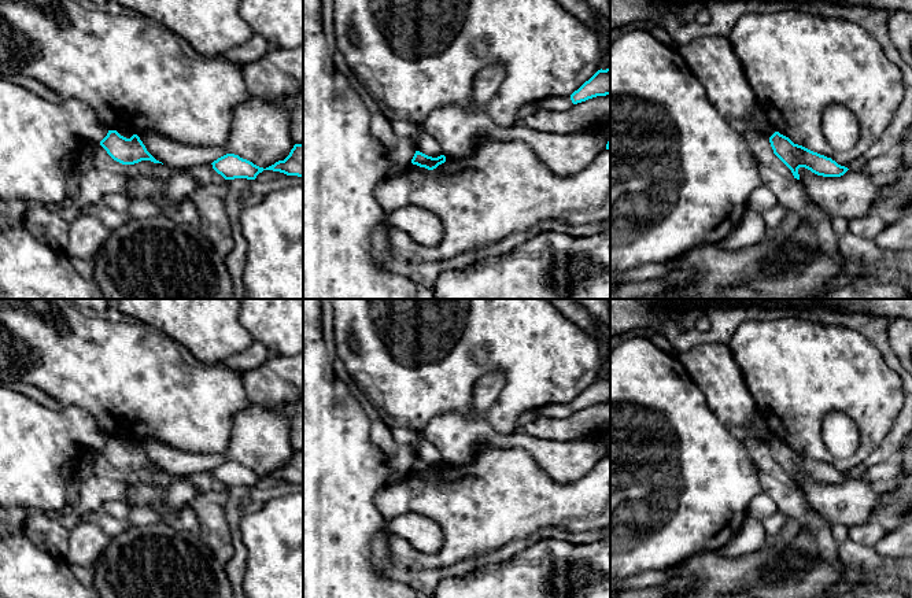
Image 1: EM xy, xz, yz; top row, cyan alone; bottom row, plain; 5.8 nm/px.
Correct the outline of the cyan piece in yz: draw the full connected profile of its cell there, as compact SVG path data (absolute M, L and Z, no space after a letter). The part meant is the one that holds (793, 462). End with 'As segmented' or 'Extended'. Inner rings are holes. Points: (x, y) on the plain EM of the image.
M775 439L769 444L769 450L773 461L791 477L797 487L800 487L800 475L805 475L823 484L841 484L849 477L848 475L838 472L831 465L794 451L789 444L779 439Z. As segmented

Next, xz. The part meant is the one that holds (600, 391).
M601 376L571 402L571 407L573 411L577 411L606 402L610 402L610 376Z. As segmented

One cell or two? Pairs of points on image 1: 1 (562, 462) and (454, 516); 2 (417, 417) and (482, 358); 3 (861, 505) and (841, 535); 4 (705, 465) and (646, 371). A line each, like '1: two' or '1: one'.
1: two
2: one
3: two
4: one

